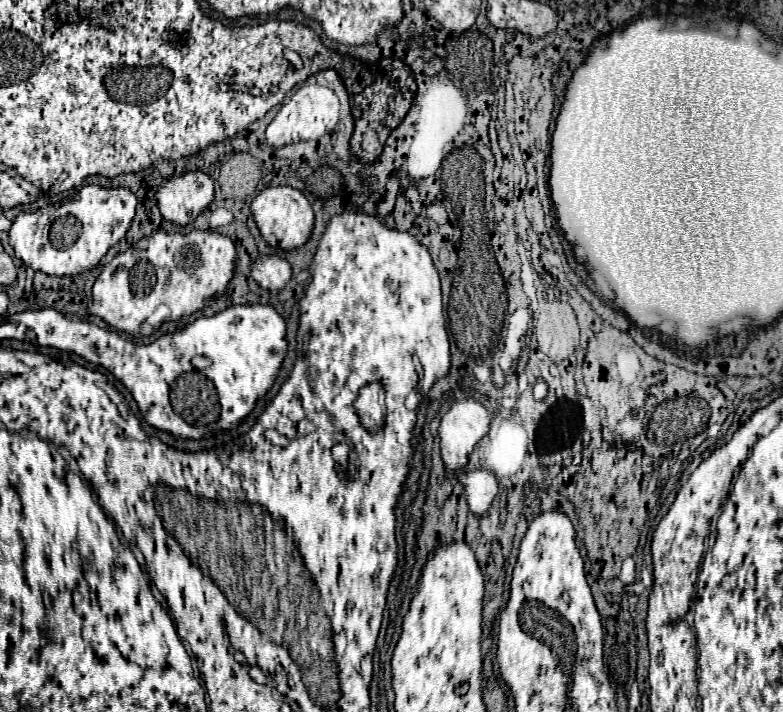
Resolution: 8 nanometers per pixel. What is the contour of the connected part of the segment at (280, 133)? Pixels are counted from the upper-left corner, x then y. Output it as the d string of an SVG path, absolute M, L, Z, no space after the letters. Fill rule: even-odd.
M302 85L298 91L294 91L292 99L286 105L282 105L282 109L274 117L274 121L266 127L266 139L272 147L318 139L320 135L330 133L334 129L334 125L338 123L338 109L340 109L338 97L328 87Z

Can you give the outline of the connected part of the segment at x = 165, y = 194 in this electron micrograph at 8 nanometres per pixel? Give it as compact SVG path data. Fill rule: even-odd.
M202 171L174 173L156 191L156 201L162 217L170 223L186 225L210 205L214 183Z

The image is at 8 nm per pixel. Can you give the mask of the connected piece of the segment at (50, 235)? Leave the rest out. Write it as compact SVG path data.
M84 185L80 189L78 201L66 201L58 207L48 207L48 215L44 209L38 211L22 211L12 221L10 227L10 247L14 249L16 257L24 261L24 265L32 267L34 271L42 271L48 275L78 275L82 271L92 269L98 261L106 255L106 251L116 245L128 231L136 211L136 195L128 187L100 187L100 185Z

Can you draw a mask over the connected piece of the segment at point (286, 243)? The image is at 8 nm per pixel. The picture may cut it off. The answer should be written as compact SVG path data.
M282 185L282 187L266 187L262 189L252 205L250 211L254 215L254 221L262 233L262 237L266 239L266 243L270 247L280 247L280 249L296 249L300 245L304 245L312 233L314 227L314 213L312 207L308 203L308 199L302 195L302 191Z

